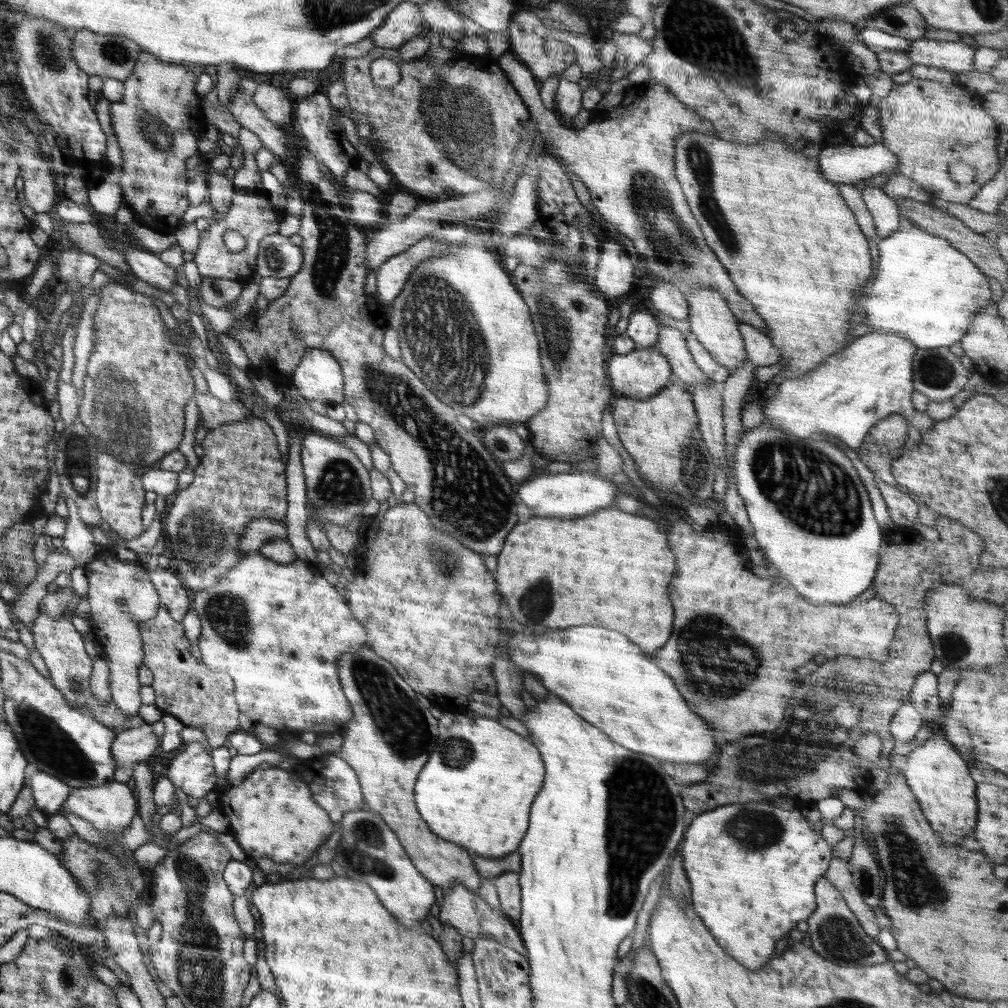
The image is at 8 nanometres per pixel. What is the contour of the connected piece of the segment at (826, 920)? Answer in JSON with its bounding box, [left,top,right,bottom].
[806,875,889,967]

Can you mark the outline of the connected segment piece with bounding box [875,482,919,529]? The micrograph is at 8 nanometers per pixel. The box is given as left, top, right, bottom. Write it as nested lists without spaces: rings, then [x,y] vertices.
[[[884,482],[875,483],[880,489],[882,498],[887,504],[889,516],[895,526],[899,524],[902,529],[910,529],[910,526],[917,520],[919,506],[910,498],[910,493],[901,492],[897,487]]]

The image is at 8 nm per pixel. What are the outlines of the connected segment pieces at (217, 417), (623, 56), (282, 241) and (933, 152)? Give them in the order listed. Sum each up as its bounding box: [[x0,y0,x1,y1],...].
[[196,390,251,430],[610,31,653,72],[255,234,303,279],[878,78,1000,205]]

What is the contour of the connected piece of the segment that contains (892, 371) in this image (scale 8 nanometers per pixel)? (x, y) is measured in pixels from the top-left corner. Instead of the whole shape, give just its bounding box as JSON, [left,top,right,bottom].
[762,332,936,452]

